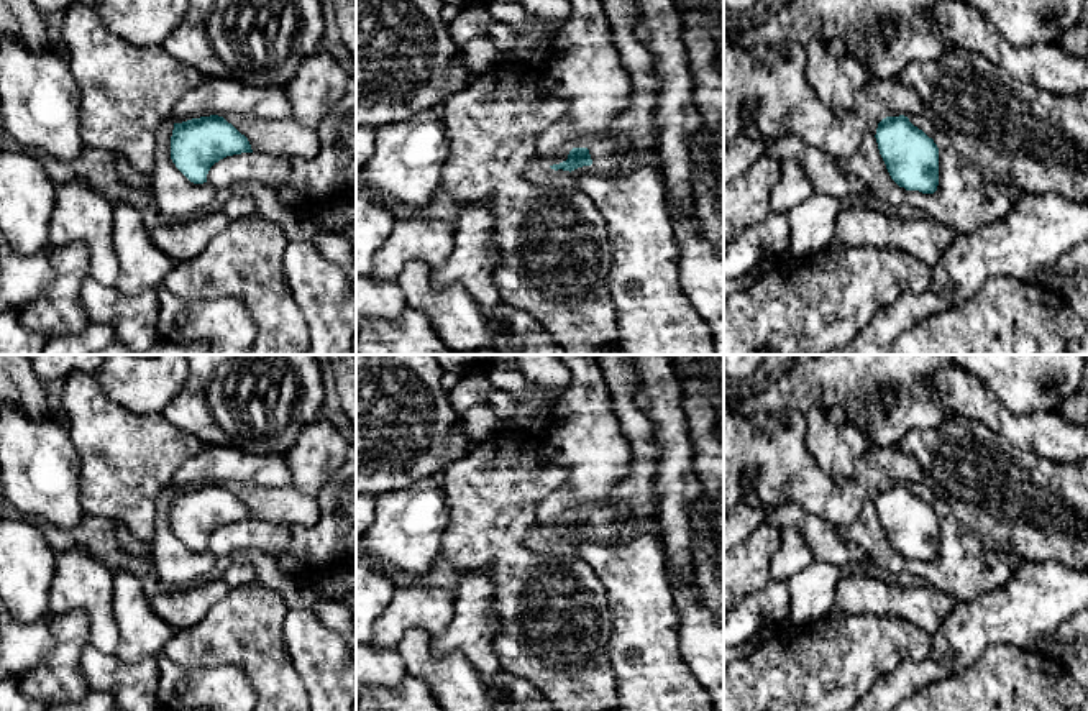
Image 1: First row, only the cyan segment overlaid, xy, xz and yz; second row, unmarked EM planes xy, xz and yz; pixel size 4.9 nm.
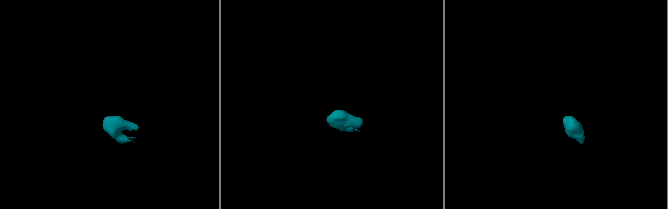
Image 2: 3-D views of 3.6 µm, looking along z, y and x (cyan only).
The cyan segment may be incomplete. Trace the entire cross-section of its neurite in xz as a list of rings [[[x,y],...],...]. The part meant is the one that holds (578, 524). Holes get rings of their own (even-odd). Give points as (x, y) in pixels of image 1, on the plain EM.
[[[573,516],[568,522],[568,527],[560,530],[560,532],[553,532],[550,534],[551,537],[558,539],[558,537],[563,537],[563,539],[574,539],[578,535],[583,535],[583,534],[591,534],[592,532],[592,527],[591,527],[591,522],[589,522],[589,517],[587,516]]]

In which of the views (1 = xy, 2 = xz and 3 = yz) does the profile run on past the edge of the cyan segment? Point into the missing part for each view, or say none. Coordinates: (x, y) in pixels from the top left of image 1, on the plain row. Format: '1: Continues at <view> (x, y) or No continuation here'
1: No continuation here
2: No continuation here
3: No continuation here

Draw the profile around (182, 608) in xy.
[[[223,578],[151,598],[153,611],[176,631],[195,626],[230,593]]]

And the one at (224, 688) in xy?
[[[158,658],[158,706],[172,711],[254,711],[256,693],[238,667],[185,668]]]

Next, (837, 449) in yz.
[[[812,407],[804,415],[809,452],[835,481],[847,483],[857,461],[875,448],[866,432],[850,422],[835,425],[829,419],[825,407]]]

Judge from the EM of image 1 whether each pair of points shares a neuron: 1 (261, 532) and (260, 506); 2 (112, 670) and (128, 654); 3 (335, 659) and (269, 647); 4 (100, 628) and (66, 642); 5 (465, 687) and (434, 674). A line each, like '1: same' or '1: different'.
1: different
2: different
3: different
4: different
5: same

